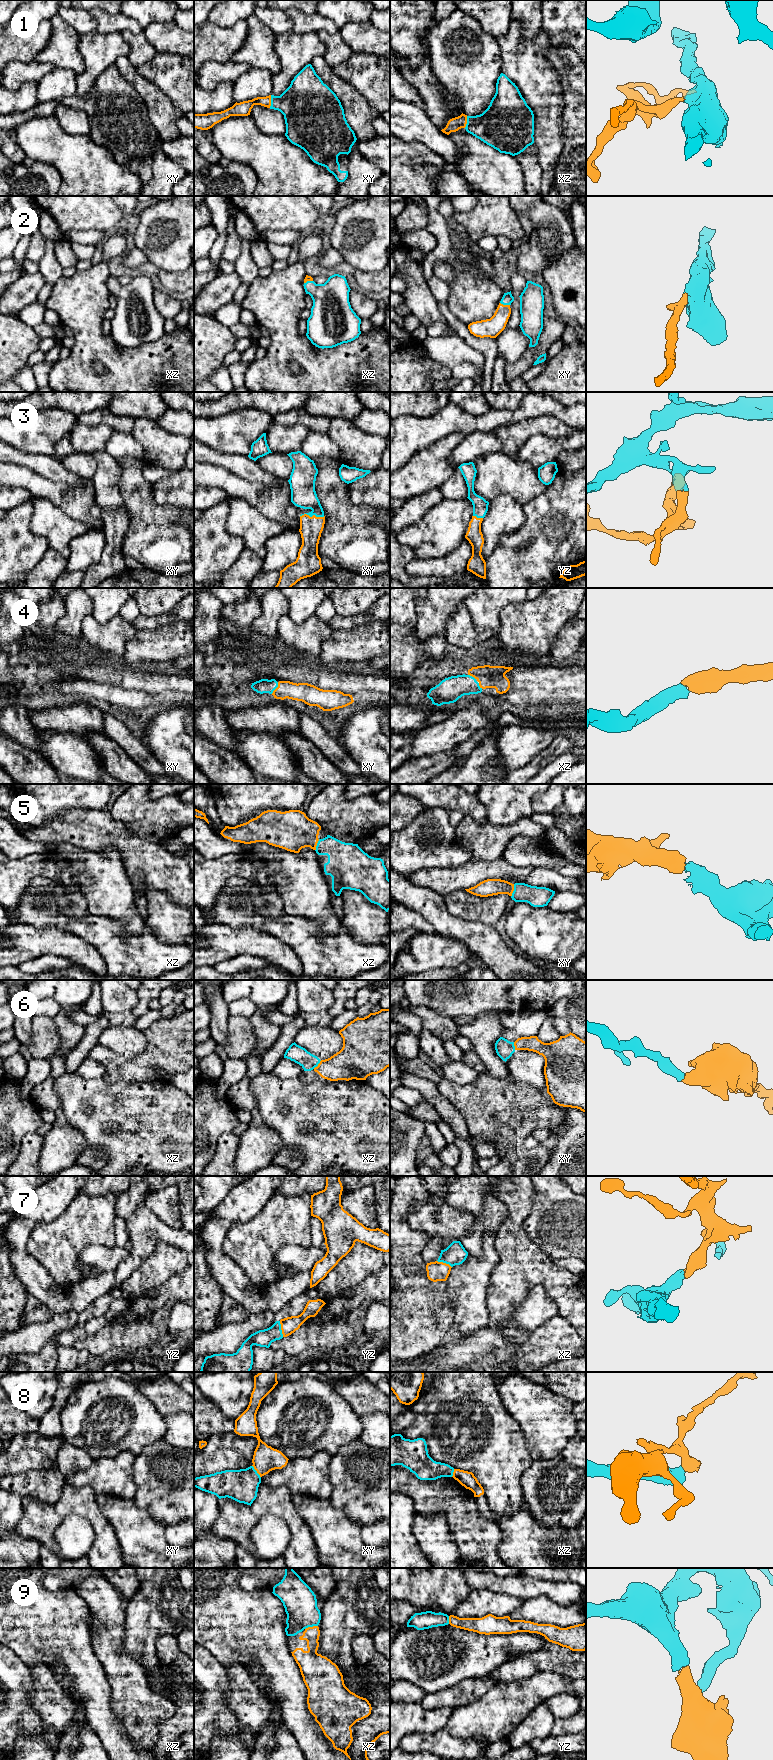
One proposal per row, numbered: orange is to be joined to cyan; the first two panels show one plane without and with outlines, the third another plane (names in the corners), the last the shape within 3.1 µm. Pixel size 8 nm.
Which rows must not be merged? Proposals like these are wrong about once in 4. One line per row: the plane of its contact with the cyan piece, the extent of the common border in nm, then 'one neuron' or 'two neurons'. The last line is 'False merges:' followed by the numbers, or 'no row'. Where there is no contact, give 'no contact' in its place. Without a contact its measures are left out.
1: xy | 110 nm | one neuron
2: xy | 80 nm | one neuron
3: xy | 200 nm | one neuron
4: xy | 110 nm | one neuron
5: xy | 110 nm | one neuron
6: xz | 100 nm | one neuron
7: yz | 130 nm | one neuron
8: xy | 120 nm | two neurons
9: xz | 110 nm | one neuron
False merges: 8

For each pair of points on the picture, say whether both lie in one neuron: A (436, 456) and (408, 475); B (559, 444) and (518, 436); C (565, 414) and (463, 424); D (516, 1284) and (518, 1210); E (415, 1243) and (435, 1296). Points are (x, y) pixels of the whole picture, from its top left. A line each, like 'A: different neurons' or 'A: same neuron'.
A: same neuron
B: different neurons
C: same neuron
D: same neuron
E: same neuron

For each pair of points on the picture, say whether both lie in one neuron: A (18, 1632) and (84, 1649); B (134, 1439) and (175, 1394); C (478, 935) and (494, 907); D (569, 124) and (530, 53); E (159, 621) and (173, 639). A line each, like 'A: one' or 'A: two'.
A: one
B: two
C: two
D: two
E: two

